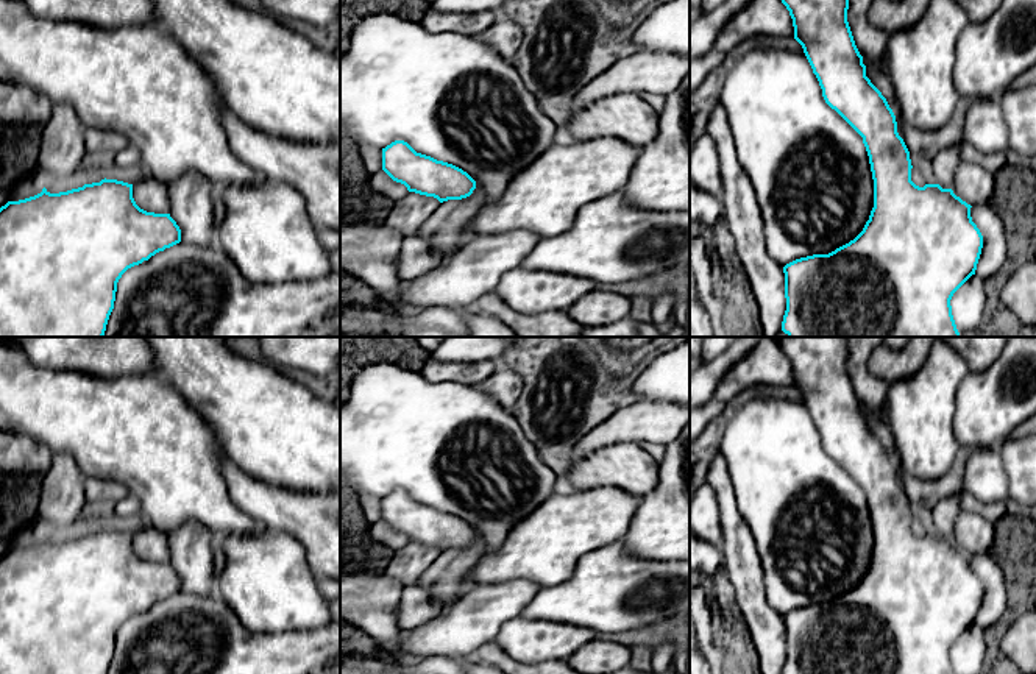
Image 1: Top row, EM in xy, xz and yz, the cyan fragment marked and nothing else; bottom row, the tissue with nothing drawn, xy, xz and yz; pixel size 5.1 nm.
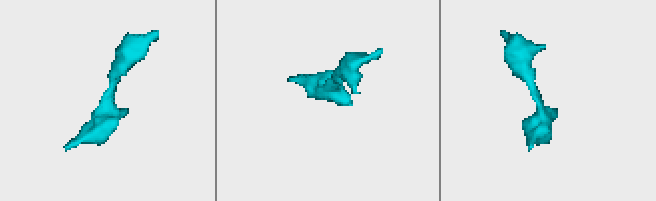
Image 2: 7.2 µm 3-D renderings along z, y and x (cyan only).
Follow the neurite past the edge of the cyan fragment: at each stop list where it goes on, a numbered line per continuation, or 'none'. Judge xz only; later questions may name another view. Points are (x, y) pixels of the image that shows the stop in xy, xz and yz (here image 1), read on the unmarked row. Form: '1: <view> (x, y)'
none

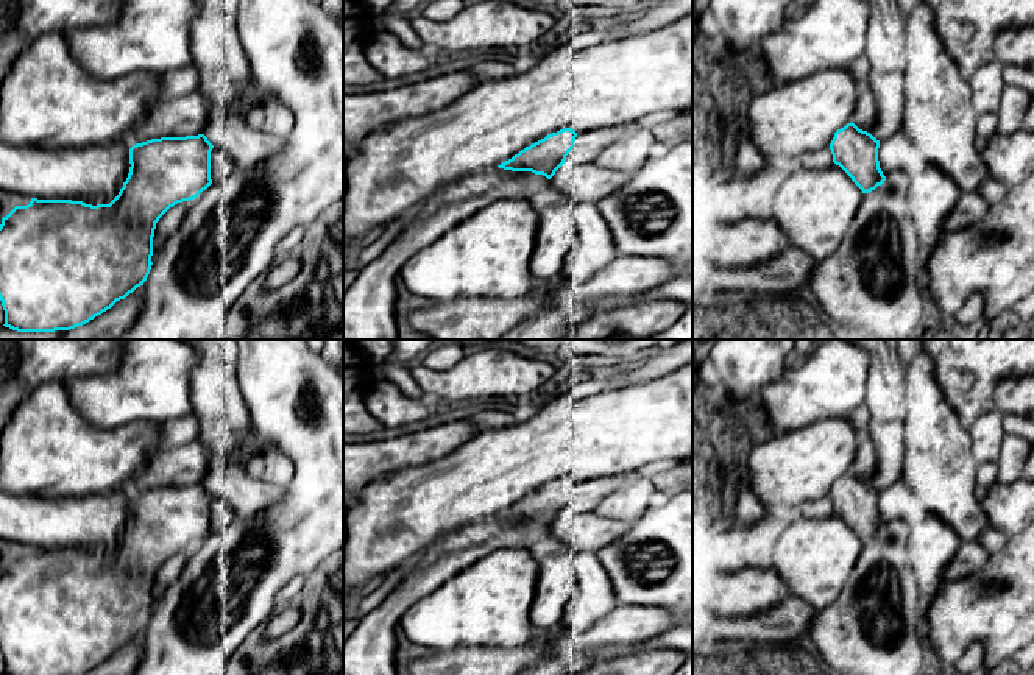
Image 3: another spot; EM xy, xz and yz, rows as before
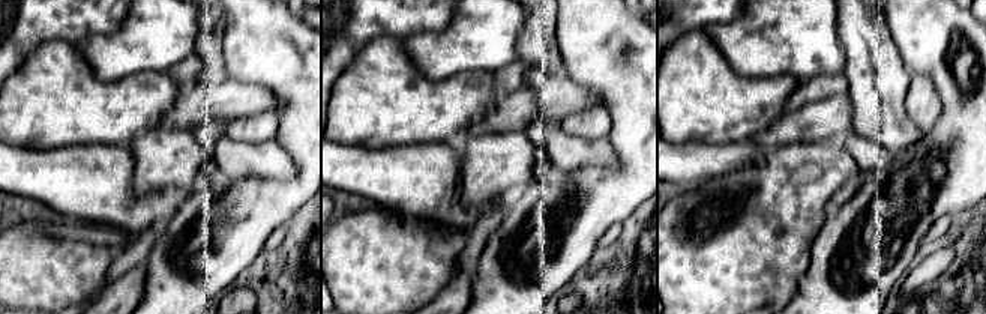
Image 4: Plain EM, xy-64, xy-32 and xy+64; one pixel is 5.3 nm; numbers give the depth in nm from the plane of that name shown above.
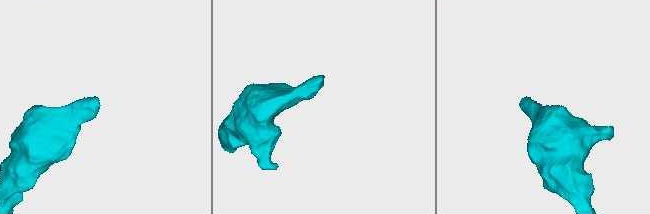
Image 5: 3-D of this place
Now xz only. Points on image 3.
1: xz (588, 494)

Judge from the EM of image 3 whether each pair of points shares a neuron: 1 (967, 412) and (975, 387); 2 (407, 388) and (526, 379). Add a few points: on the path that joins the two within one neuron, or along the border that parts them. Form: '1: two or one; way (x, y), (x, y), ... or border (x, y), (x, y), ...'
1: one; way (969, 406), (970, 393)
2: two; border (410, 370), (412, 379), (426, 395)

